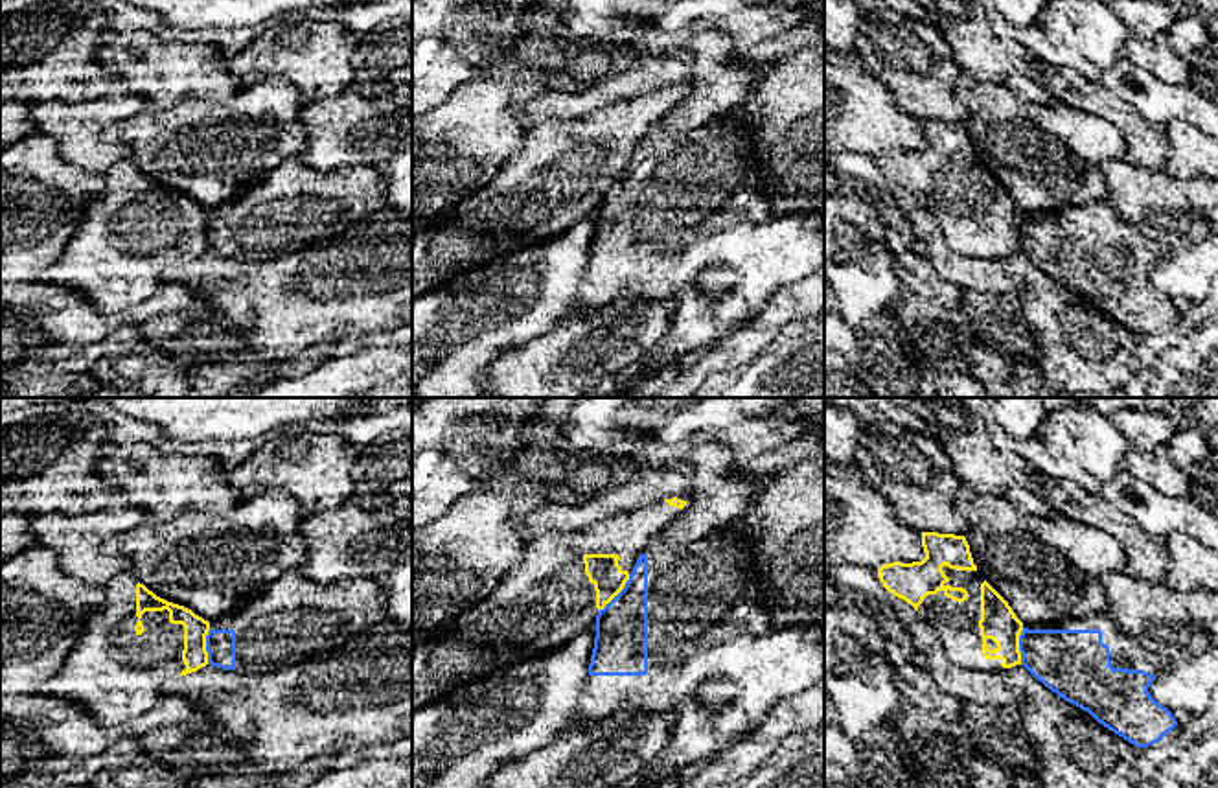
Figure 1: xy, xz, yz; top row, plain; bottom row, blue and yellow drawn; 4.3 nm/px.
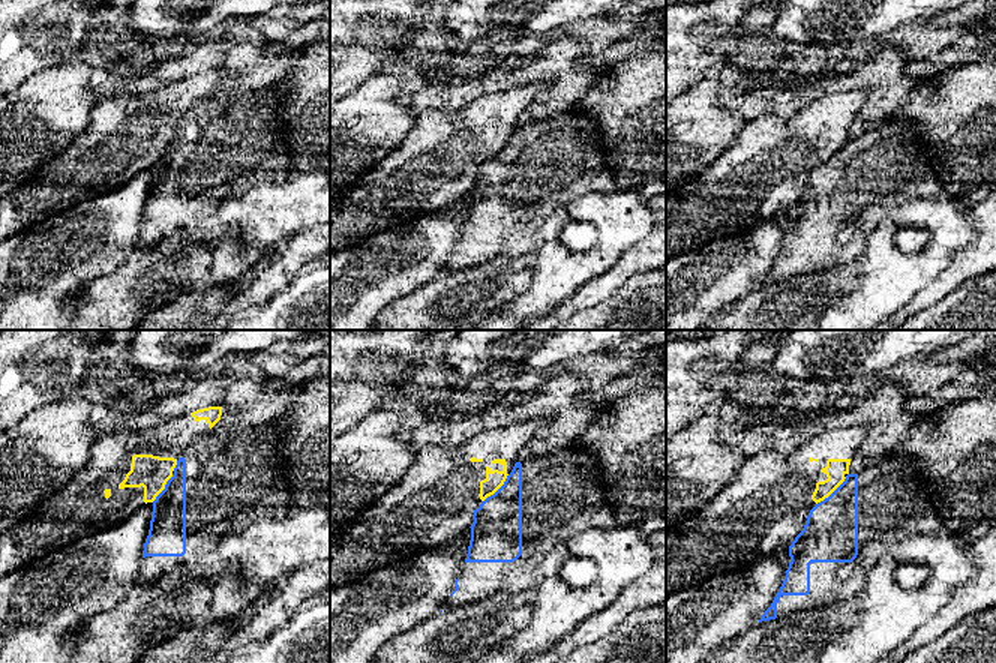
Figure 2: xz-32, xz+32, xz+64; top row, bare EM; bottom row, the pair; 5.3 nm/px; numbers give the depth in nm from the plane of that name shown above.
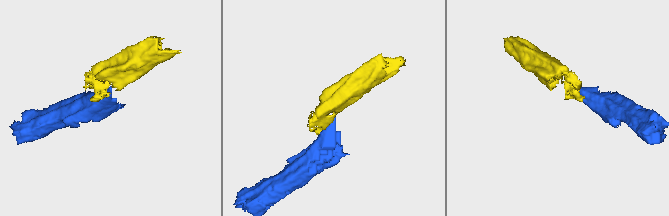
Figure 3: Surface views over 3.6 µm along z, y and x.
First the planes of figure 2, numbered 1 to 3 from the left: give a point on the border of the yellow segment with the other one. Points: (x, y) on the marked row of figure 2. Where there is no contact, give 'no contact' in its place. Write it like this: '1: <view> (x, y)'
1: xz-32 (165, 488)
2: xz+32 (498, 489)
3: xz+64 (833, 492)

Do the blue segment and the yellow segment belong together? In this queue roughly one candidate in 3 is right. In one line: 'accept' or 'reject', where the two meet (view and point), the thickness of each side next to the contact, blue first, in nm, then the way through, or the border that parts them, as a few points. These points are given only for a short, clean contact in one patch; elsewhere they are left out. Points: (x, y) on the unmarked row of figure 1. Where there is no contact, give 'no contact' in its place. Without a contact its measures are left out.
reject; meets blue in xz at (619, 181); 240 nm thick on the blue side, 140 nm on the other; border along xz (630, 162), (626, 172), (598, 199)

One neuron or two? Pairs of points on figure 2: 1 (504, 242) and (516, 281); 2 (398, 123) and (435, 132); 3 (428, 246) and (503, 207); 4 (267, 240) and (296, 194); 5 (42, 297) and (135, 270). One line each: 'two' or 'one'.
1: two
2: two
3: two
4: one
5: two

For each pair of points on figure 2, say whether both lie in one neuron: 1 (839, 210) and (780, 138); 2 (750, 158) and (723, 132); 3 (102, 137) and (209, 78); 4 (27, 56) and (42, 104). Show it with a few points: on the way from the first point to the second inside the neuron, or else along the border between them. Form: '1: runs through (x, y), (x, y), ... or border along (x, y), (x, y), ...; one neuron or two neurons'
1: border along (816, 168), (806, 182); two neurons
2: border along (746, 123), (737, 137), (707, 165); two neurons
3: runs through (129, 132), (182, 95); one neuron
4: border along (56, 65), (33, 72), (15, 89); two neurons

